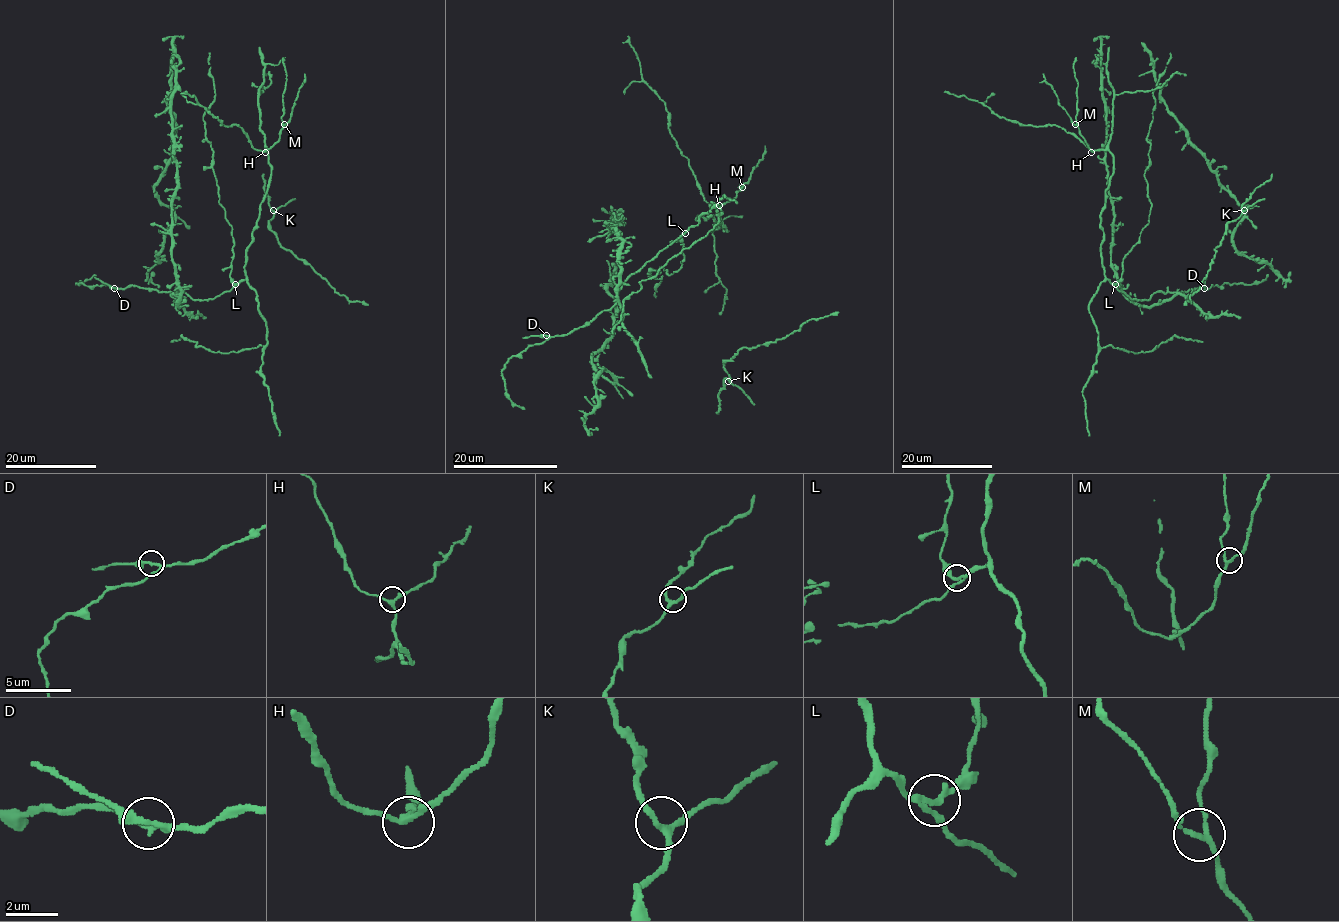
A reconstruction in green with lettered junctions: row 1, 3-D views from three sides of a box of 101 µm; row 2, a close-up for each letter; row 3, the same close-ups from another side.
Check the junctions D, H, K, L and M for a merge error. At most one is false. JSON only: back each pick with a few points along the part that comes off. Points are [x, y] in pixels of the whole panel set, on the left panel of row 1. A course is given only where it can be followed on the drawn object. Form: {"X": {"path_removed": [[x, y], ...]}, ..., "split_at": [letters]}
{"split_at": []}

